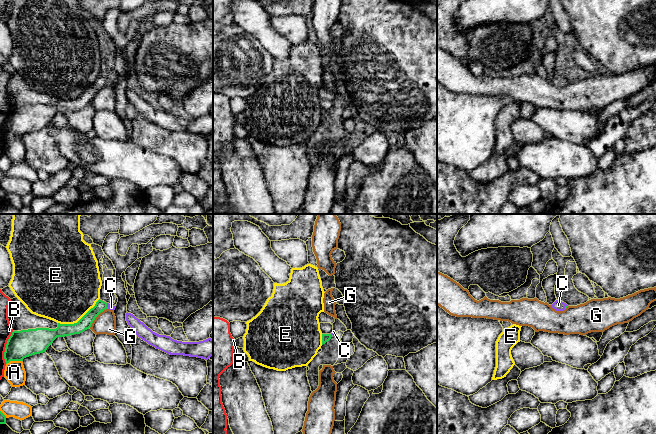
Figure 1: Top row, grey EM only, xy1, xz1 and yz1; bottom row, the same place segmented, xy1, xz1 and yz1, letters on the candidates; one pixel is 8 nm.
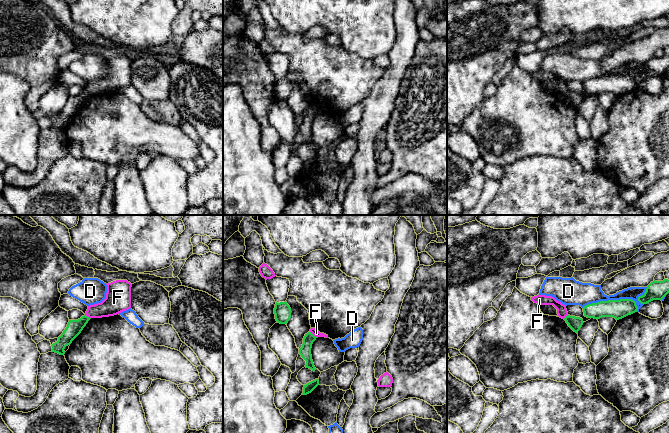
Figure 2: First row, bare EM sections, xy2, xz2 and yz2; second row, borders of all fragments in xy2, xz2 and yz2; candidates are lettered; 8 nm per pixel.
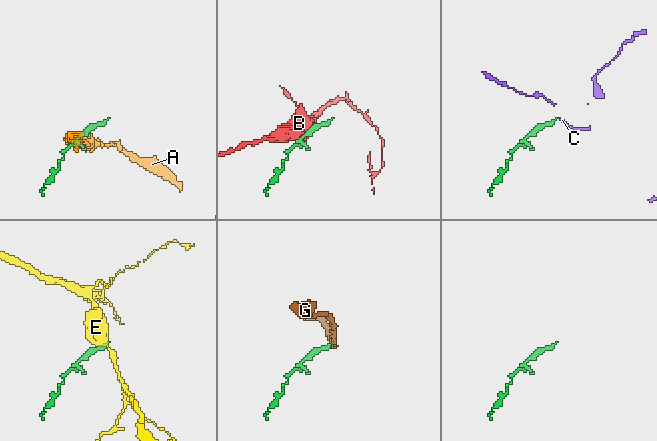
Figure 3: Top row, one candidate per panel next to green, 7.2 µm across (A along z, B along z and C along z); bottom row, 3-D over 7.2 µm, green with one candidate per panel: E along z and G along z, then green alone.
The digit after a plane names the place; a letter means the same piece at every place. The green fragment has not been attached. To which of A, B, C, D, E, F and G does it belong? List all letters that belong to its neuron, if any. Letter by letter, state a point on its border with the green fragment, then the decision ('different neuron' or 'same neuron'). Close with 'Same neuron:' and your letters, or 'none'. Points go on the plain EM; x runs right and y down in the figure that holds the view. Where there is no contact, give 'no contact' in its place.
A: contact xy1 (13, 136); different neuron
B: contact xy1 (6, 123); different neuron
C: contact xy1 (106, 82); same neuron
D: contact yz2 (612, 76); different neuron
E: contact xy1 (80, 95); different neuron
F: contact xz2 (313, 111); different neuron
G: contact xy1 (96, 92); different neuron
Same neuron: C

